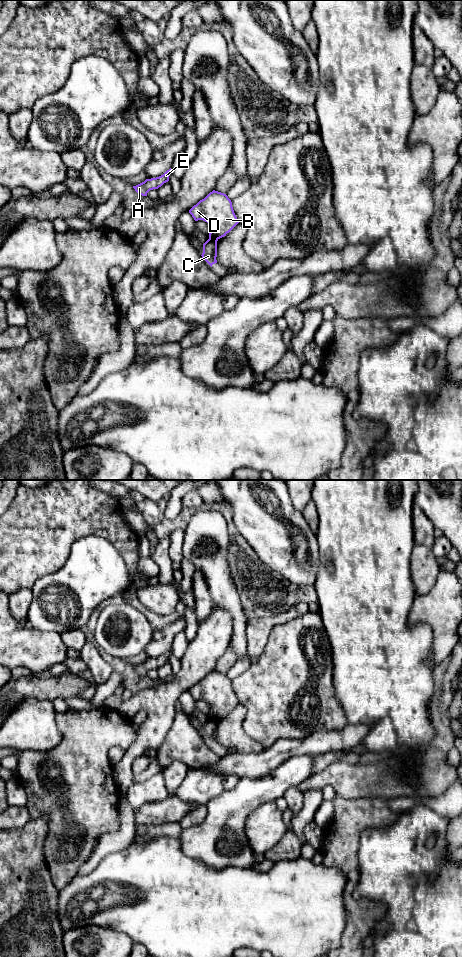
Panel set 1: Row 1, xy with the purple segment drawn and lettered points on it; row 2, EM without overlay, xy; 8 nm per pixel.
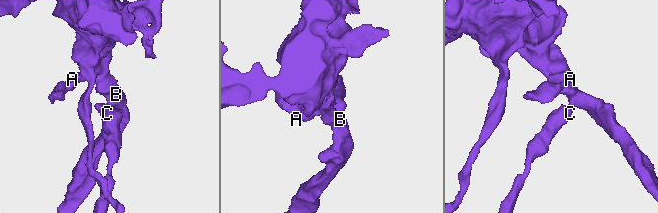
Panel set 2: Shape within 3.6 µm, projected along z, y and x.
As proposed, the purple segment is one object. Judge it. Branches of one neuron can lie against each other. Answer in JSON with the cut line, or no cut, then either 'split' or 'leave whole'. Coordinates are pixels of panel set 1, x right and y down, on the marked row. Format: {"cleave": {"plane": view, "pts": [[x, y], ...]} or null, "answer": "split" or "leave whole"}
{"cleave": {"plane": "xy", "pts": [[209, 238], [216, 242]]}, "answer": "split"}

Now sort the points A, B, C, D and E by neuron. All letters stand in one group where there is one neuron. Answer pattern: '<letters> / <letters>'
A B D E / C

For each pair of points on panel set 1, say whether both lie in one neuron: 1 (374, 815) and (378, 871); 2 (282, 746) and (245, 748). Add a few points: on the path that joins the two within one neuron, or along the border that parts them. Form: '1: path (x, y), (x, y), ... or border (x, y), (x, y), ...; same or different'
1: border (397, 819), (381, 827), (366, 828), (358, 844); different
2: border (263, 749), (257, 753), (239, 753); different

